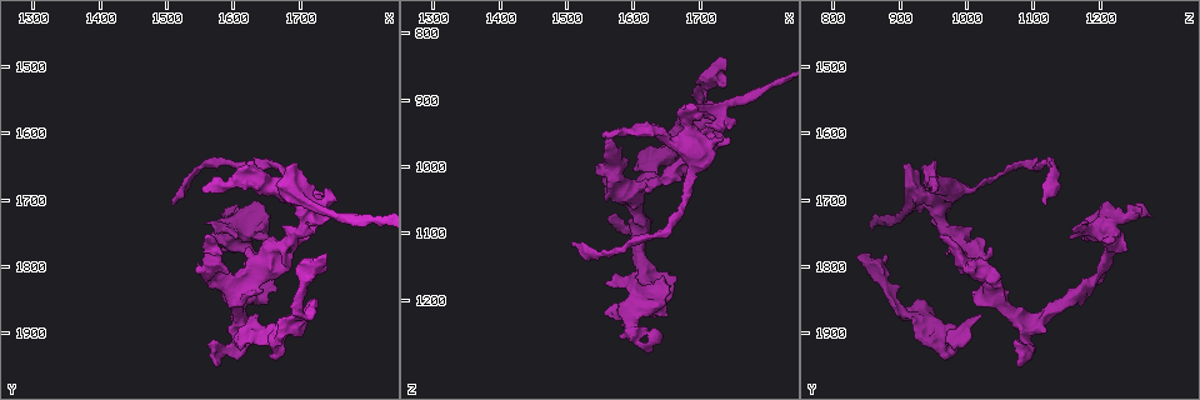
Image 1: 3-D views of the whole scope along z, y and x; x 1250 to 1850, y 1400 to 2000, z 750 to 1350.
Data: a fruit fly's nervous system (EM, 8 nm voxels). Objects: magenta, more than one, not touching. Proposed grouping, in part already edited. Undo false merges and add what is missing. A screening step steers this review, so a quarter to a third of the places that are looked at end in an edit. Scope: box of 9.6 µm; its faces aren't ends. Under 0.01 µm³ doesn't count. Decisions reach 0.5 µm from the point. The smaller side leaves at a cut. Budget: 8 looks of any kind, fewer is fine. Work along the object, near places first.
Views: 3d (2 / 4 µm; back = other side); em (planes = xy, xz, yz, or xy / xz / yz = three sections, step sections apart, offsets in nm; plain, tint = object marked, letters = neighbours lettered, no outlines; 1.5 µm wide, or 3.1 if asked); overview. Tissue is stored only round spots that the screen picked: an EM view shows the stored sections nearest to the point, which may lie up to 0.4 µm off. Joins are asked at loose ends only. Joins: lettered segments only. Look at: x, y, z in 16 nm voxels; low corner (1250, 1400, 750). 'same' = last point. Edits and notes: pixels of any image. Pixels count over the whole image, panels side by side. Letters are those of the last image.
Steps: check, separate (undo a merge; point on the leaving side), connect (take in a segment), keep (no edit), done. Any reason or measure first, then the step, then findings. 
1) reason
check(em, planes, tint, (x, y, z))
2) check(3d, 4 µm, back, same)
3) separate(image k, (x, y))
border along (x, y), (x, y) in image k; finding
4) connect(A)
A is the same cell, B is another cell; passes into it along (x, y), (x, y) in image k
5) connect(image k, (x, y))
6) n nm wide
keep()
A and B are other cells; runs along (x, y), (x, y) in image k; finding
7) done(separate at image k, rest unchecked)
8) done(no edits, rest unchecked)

free end
check(em, xy, step 8, letters, (1655, 1835, 1160))

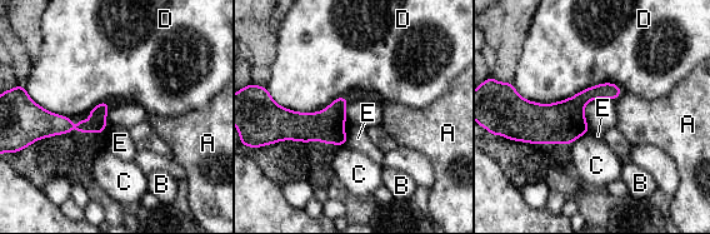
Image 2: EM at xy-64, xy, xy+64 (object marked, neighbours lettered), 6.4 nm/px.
check(em, planes, letters, same)

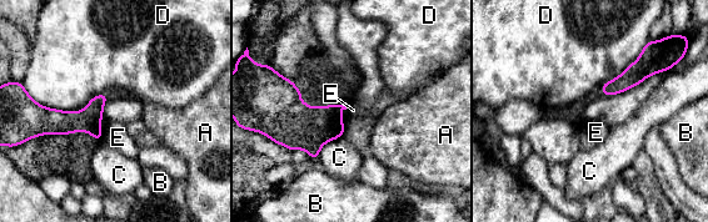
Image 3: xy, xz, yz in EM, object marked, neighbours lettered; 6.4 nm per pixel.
keep()
A, B, C, D and E are other cells; border along (25, 89), (69, 111), (104, 94) in image 3; none of them fits

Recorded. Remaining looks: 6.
branch stops here
check(em, yz, step 8, plain, (1700, 1650, 905))

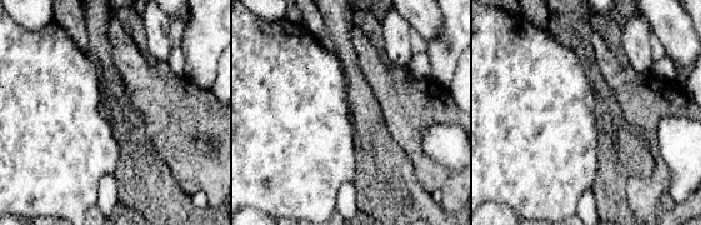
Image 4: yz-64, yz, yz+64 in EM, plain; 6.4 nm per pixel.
see the neighbours
check(em, yz, step 8, letters, same)

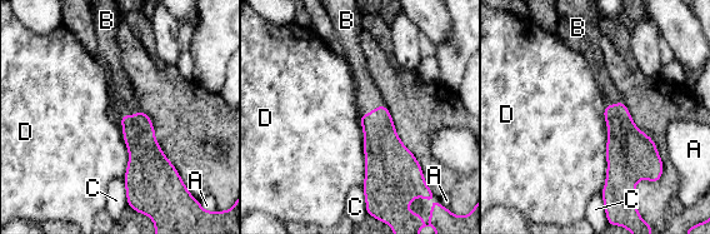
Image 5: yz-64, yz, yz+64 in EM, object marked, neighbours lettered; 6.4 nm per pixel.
D touches over 550 nm
connect(image 5, (369, 98))
B is the same cell, A, C and D are other cells; passes into it along (381, 145), (371, 110), (369, 98) in image 5; the cell continues

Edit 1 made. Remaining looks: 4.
thick end
check(em, planes, plain, (1605, 1910, 1010))

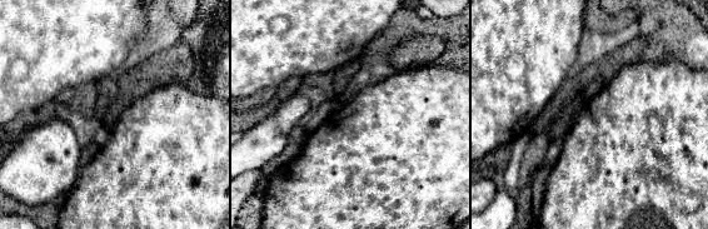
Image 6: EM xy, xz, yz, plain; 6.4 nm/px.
check(em, planes, letters, same)

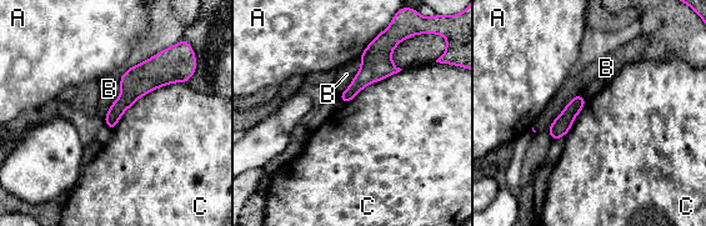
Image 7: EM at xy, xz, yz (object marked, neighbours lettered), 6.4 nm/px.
connect(image 7, (109, 89))
B is the same cell, A and C are other cells; passes into it along (141, 79), (121, 91), (109, 89) in image 7; the cell continues

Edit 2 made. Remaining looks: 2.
thick turns thin
check(em, planes, letters, (1605, 1720, 1245))

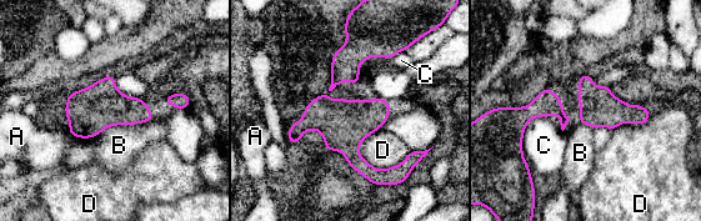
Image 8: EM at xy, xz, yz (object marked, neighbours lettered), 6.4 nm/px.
keep()
A, B, C and D are other cells; border along (154, 119), (110, 125), (99, 134) in image 8; one cell here

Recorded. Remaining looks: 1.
done(connect at image 5, connect at image 7, rest unchecked)

